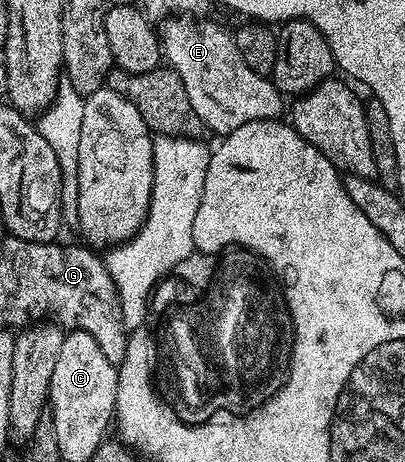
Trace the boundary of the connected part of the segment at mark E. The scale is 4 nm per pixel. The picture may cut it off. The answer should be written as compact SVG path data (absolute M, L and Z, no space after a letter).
M173 18L163 28L163 56L168 67L183 78L183 90L191 98L195 114L210 133L234 132L256 120L276 121L287 104L283 93L273 85L272 79L255 74L239 54L233 32L217 24L203 23L197 18Z

